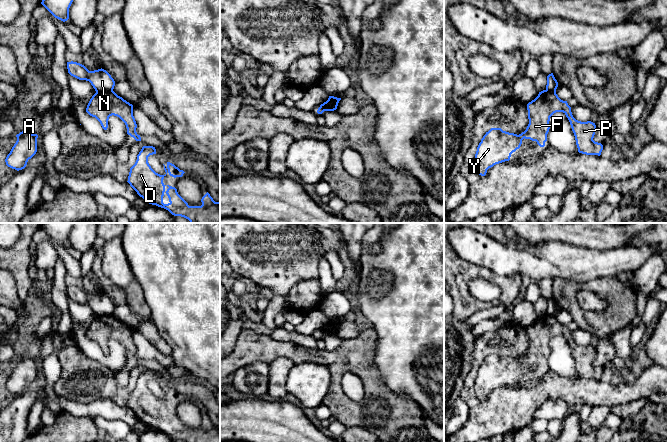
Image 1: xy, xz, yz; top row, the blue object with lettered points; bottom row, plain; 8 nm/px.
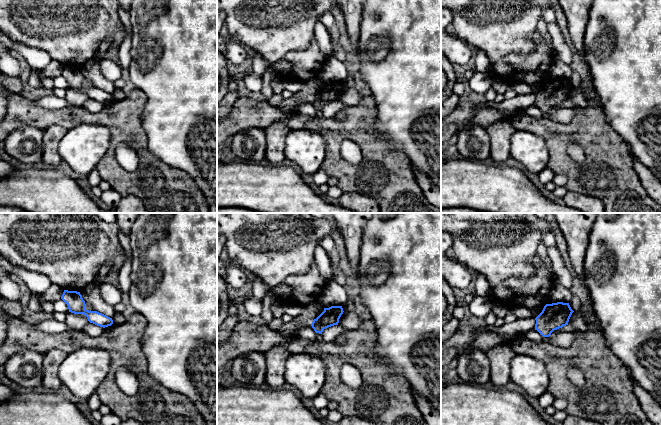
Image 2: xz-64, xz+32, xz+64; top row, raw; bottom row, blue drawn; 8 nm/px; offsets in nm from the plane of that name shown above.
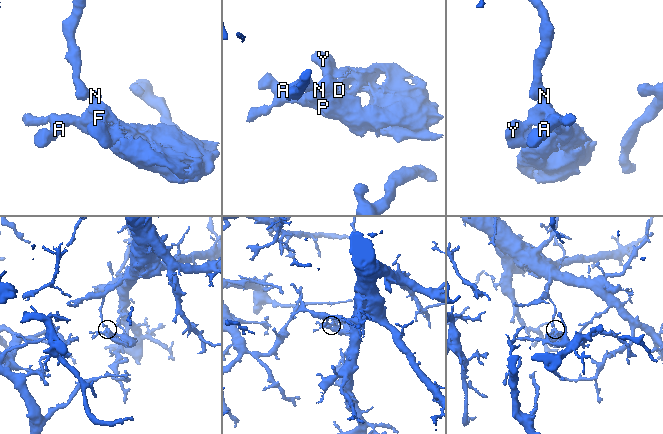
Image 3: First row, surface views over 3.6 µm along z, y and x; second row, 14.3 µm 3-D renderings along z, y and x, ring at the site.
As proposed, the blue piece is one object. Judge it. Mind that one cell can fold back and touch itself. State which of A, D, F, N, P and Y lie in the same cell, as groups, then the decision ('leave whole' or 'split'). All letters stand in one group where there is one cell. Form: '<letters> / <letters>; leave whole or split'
A D F P Y / N; split

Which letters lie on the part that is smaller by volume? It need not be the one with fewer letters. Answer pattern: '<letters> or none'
A, D, F, P, Y

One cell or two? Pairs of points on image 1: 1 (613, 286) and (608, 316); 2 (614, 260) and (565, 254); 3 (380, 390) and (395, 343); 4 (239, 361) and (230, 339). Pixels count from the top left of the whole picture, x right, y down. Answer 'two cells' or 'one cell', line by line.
1: one cell
2: one cell
3: two cells
4: two cells

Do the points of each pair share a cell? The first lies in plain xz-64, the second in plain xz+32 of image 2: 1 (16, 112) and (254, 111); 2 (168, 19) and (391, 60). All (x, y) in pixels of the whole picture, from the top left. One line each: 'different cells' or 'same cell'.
1: same cell
2: same cell

